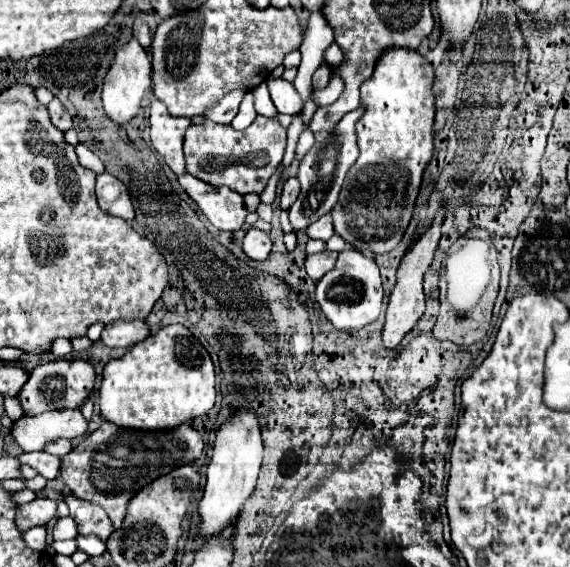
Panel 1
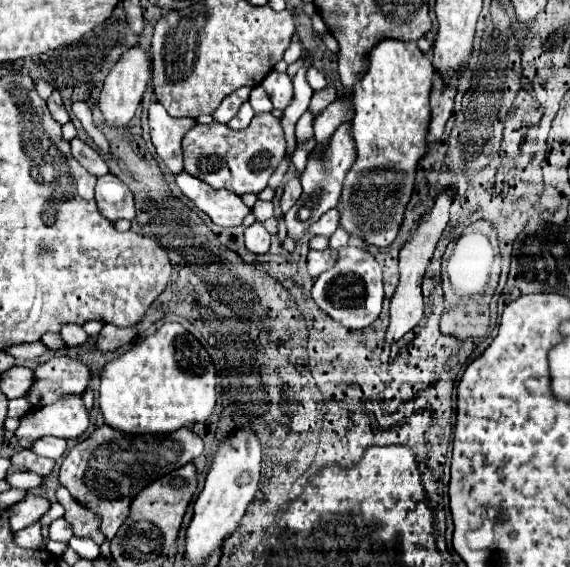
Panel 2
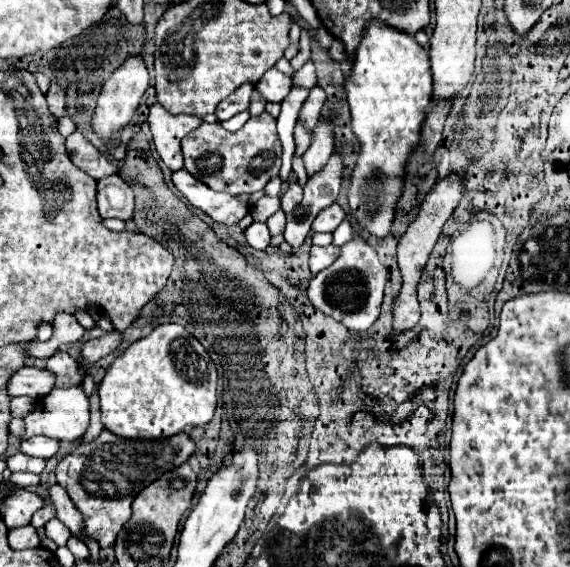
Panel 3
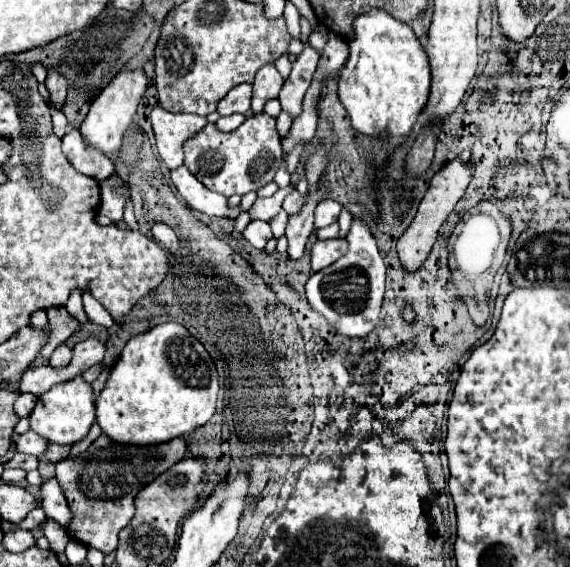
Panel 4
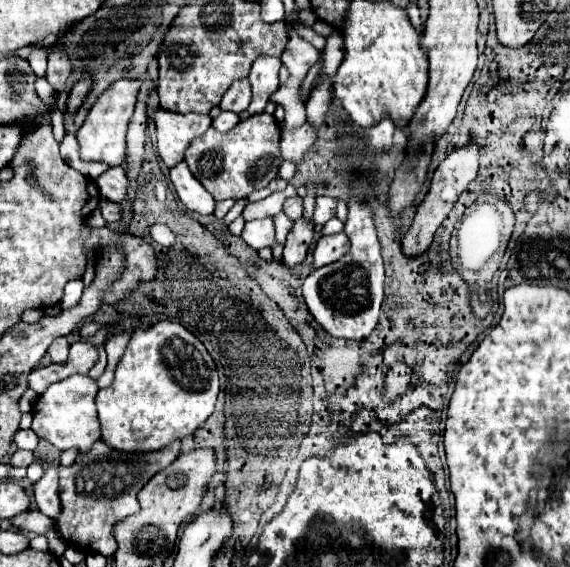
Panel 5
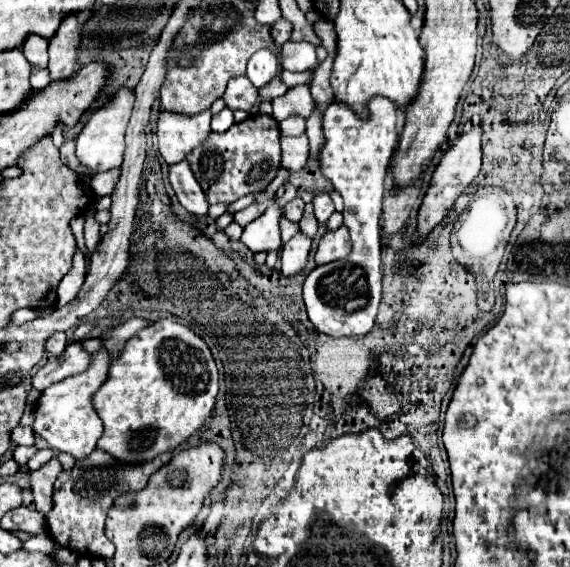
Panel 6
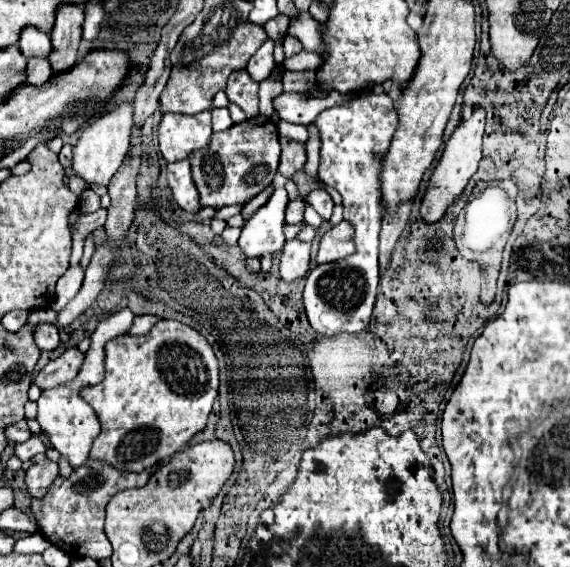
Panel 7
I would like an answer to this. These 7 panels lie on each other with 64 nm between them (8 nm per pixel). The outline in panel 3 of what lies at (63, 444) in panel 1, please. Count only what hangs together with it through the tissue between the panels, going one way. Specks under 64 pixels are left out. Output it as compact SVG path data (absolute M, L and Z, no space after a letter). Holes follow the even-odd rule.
M32 436L32 440L20 442L20 452L28 454L28 456L50 458L58 452L58 440L52 440L52 438L46 438L46 436Z

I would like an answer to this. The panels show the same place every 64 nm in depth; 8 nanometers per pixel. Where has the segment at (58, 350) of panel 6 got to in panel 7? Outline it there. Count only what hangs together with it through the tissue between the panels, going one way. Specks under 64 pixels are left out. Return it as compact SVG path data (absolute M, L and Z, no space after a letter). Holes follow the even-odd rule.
M38 324L36 326L36 332L34 332L34 340L36 340L36 346L42 350L42 352L48 352L48 350L54 350L58 344L60 344L60 336L58 336L58 330L54 324Z

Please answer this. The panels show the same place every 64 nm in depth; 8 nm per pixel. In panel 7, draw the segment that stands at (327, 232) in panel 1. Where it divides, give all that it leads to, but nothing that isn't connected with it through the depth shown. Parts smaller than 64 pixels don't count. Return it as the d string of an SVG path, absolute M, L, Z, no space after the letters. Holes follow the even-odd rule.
M322 188L312 190L304 200L306 200L306 202L324 218L324 220L328 220L328 218L332 216L334 202L332 202L332 198L330 198L330 194L328 194L326 190L322 190Z

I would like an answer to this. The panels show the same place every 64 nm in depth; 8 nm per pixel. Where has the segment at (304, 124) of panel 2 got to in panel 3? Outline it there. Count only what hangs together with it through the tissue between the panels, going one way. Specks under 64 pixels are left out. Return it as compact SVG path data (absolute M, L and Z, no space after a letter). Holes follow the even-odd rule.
M296 126L296 130L294 130L294 140L296 140L296 152L294 152L294 158L296 158L296 156L302 156L302 154L306 152L306 148L310 146L312 134L310 134L306 128Z

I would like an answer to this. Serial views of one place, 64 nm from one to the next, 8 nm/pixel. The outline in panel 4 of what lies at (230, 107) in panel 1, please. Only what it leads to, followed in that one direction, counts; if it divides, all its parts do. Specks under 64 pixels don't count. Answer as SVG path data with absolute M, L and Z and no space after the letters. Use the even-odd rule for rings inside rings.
M238 84L236 88L232 88L232 92L228 92L228 96L224 96L224 100L220 100L218 114L230 116L234 112L240 112L240 114L248 112L250 96L252 96L252 84Z

